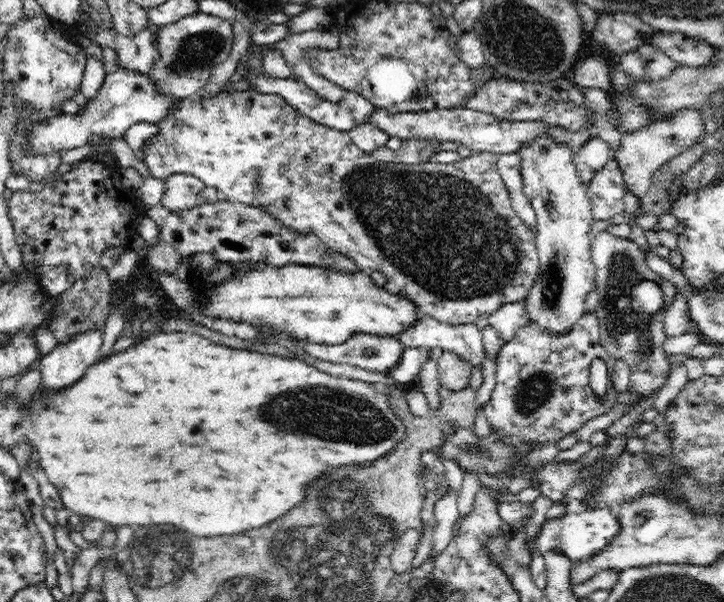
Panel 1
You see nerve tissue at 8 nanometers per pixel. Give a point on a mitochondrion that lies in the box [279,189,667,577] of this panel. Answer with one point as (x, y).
(622, 317)

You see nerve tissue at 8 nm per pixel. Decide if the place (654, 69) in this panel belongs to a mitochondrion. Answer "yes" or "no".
no

